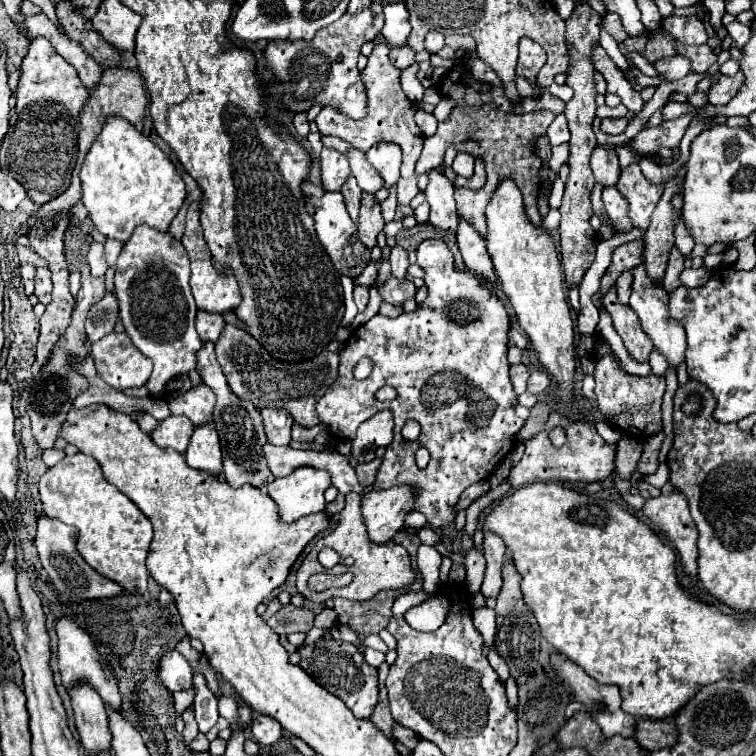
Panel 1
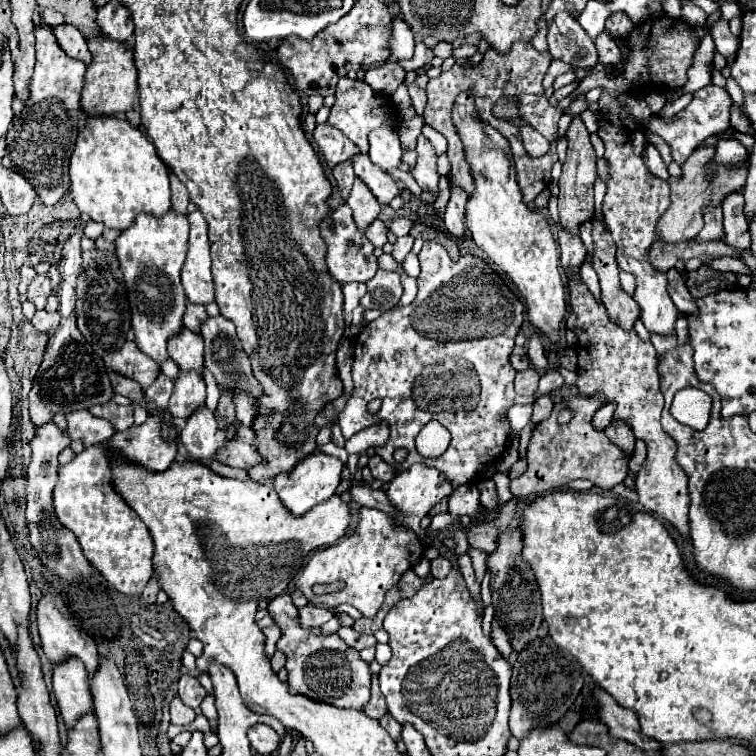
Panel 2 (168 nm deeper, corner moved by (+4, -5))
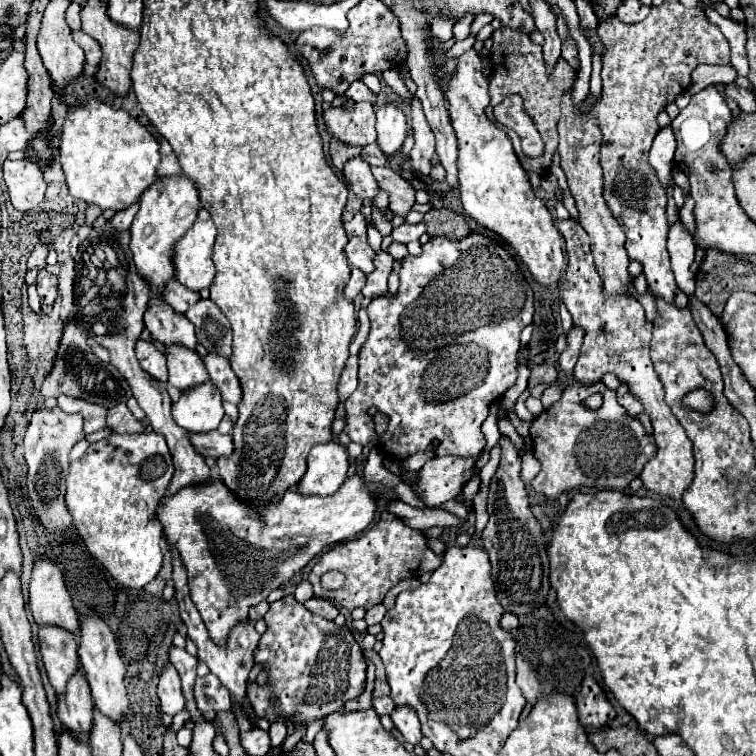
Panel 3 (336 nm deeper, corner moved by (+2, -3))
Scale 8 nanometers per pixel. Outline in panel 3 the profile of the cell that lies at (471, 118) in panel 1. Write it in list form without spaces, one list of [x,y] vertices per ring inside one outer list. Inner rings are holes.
[[[500,27],[494,31],[492,35],[494,39],[494,45],[492,45],[492,55],[496,55],[494,59],[494,73],[490,77],[490,97],[492,97],[492,103],[500,103],[502,99],[510,97],[510,95],[520,95],[524,99],[524,109],[526,113],[532,117],[542,141],[544,141],[544,155],[542,157],[526,157],[520,149],[520,137],[516,131],[508,129],[508,127],[502,127],[506,131],[506,135],[512,139],[512,145],[514,145],[514,151],[522,163],[522,167],[526,171],[536,171],[538,175],[544,175],[548,169],[550,169],[550,163],[552,163],[552,155],[554,151],[558,149],[558,131],[556,131],[556,125],[558,125],[558,119],[560,119],[560,99],[562,99],[562,93],[574,83],[574,69],[568,65],[566,59],[560,59],[552,77],[548,77],[546,73],[546,65],[544,65],[544,59],[542,59],[542,47],[540,45],[534,45],[530,41],[530,37],[522,31],[514,31],[510,27]]]

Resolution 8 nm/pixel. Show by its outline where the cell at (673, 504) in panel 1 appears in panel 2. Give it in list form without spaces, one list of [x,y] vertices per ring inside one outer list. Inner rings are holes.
[[[580,281],[570,285],[570,313],[566,327],[578,335],[578,389],[586,397],[604,397],[604,405],[616,403],[614,421],[630,425],[636,439],[642,439],[648,447],[646,461],[636,475],[636,491],[640,505],[646,513],[652,513],[660,521],[668,521],[684,539],[690,539],[688,525],[688,477],[674,461],[676,443],[660,427],[660,413],[664,409],[664,395],[660,391],[658,357],[652,343],[642,343],[636,331],[624,331],[608,319],[604,307],[600,307],[588,287]]]

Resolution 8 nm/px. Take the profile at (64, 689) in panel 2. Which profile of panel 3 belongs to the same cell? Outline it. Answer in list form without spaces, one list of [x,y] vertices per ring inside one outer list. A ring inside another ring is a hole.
[[[38,627],[38,643],[46,673],[56,693],[62,693],[66,681],[76,673],[78,663],[78,641],[76,635],[62,627]]]

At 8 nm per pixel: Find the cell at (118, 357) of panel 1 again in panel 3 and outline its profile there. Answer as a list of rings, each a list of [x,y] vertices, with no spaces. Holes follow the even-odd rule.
[[[138,341],[136,343],[136,357],[146,373],[150,373],[154,379],[166,383],[168,381],[168,369],[166,369],[166,357],[162,351],[158,351],[152,343],[148,341]]]

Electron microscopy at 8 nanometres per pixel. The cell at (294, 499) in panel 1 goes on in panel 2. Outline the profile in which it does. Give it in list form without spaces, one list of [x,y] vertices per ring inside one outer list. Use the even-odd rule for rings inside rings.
[[[314,453],[306,459],[302,459],[290,473],[280,473],[274,479],[274,491],[282,499],[284,507],[294,515],[304,515],[314,505],[330,499],[340,485],[340,473],[342,473],[342,461],[338,457],[326,455],[326,453]]]

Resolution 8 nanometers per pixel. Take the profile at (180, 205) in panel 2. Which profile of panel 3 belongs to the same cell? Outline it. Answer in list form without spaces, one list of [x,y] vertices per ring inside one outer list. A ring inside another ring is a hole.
[[[154,133],[154,137],[158,139],[158,143],[160,143],[160,167],[158,167],[158,173],[160,175],[182,175],[182,169],[180,169],[180,165],[178,165],[178,159],[176,159],[176,155],[174,155],[174,151],[172,151],[172,147],[168,145],[168,141],[164,139],[164,137],[160,137],[158,133]]]

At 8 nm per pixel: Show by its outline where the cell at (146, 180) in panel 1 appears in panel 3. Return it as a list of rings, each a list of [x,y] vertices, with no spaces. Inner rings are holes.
[[[88,97],[76,105],[80,107],[68,111],[60,137],[60,165],[64,169],[70,195],[114,211],[134,205],[158,179],[158,141],[124,109],[114,109],[94,97]]]

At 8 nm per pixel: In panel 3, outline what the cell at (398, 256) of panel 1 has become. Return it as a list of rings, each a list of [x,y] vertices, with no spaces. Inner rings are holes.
[[[404,221],[400,227],[396,227],[396,229],[392,231],[392,237],[394,237],[394,241],[398,241],[398,243],[410,243],[410,241],[414,241],[414,239],[420,239],[422,233],[426,233],[424,221],[422,221],[422,223],[416,223],[416,225],[410,225],[410,223]]]

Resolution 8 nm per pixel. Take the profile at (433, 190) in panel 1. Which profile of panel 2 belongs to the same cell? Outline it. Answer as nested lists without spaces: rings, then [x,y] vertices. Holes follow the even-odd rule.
[[[420,135],[418,141],[416,141],[416,153],[418,153],[418,161],[412,169],[416,183],[422,187],[422,191],[438,195],[440,175],[436,171],[436,153],[434,153],[430,141],[424,135]]]

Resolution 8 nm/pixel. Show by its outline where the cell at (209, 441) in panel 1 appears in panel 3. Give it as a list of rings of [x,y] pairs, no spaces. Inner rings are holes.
[[[210,379],[208,383],[200,383],[200,387],[182,391],[180,399],[172,405],[172,417],[180,427],[192,433],[216,429],[224,417],[220,391],[216,391]]]

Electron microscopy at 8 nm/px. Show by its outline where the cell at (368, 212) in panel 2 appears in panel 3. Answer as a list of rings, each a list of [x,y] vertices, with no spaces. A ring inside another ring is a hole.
[[[350,159],[350,163],[344,165],[344,179],[350,181],[350,189],[360,197],[360,199],[374,199],[378,193],[378,183],[370,171],[370,165],[362,159]]]

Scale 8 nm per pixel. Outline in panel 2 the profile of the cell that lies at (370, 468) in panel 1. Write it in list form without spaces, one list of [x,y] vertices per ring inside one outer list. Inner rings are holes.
[[[372,455],[372,457],[370,457],[368,467],[370,467],[370,471],[372,471],[372,477],[378,479],[378,481],[392,481],[392,479],[394,479],[394,473],[392,473],[394,469],[388,467],[378,455]]]

